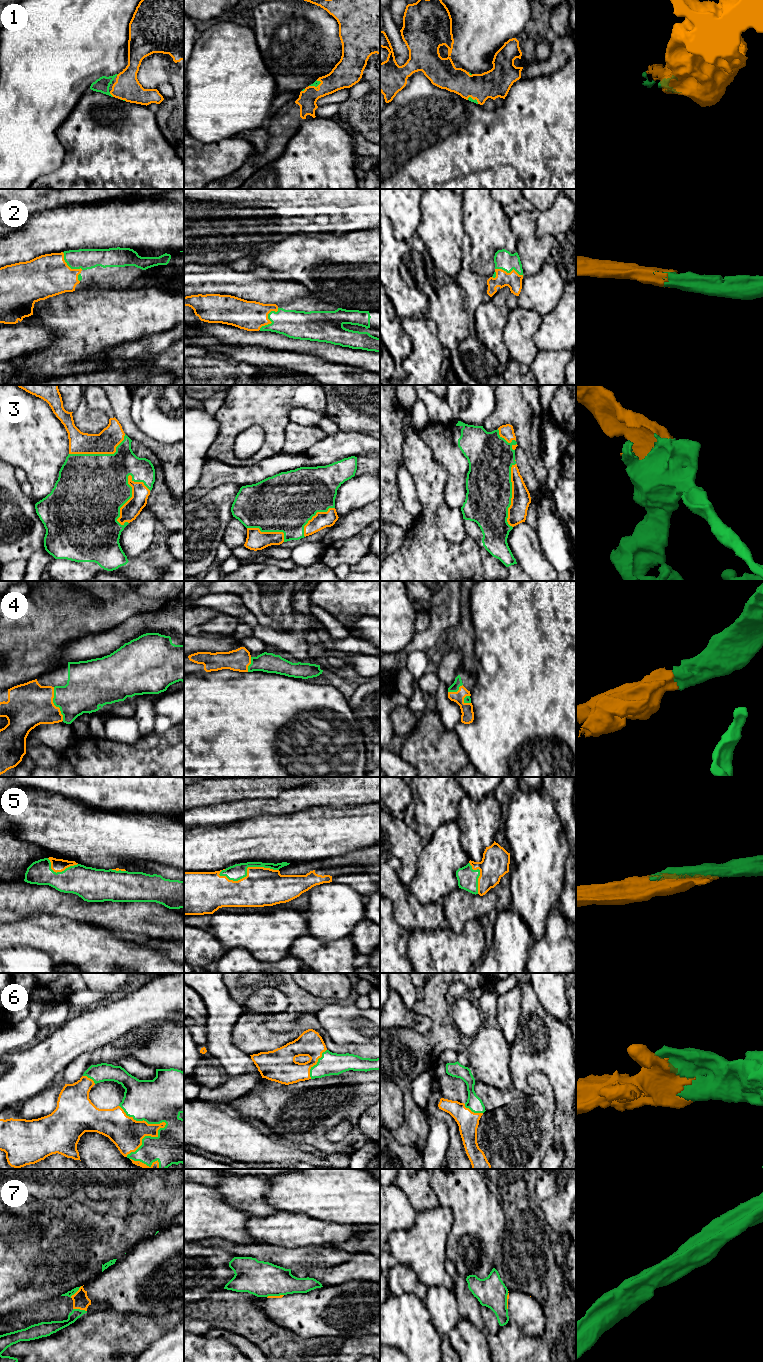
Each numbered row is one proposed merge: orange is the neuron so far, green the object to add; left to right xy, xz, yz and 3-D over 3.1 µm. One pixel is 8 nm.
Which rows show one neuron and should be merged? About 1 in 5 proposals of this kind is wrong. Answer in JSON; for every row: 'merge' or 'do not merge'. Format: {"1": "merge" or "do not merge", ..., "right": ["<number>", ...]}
{"1": "merge", "2": "merge", "3": "merge", "4": "merge", "5": "merge", "6": "merge", "7": "do not merge", "right": ["1", "2", "3", "4", "5", "6"]}

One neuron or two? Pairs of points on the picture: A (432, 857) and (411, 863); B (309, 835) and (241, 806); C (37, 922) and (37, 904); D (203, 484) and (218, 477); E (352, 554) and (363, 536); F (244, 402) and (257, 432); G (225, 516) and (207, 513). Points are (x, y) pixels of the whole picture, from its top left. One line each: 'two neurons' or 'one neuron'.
A: two neurons
B: two neurons
C: two neurons
D: one neuron
E: one neuron
F: two neurons
G: one neuron

